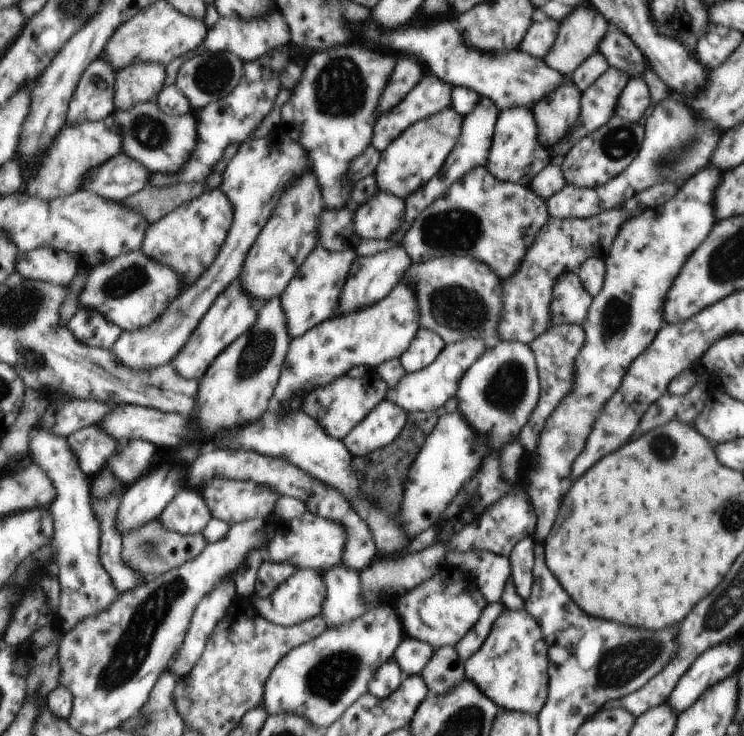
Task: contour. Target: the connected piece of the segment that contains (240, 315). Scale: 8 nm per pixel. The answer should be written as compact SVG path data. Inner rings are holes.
M240 280L233 282L229 286L229 290L225 290L225 294L221 298L217 298L217 306L213 306L213 310L209 310L209 314L205 316L205 322L201 322L201 326L197 328L197 334L193 334L193 338L187 342L187 346L179 354L179 358L175 362L177 372L185 378L201 380L205 376L207 368L215 362L215 358L252 328L257 313L267 301L253 298L246 293Z

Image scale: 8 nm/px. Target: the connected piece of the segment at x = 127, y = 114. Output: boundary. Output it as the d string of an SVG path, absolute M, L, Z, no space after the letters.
M147 101L133 108L117 111L113 116L124 134L124 153L143 163L153 173L179 173L194 157L200 132L198 114L194 111L181 116L167 114L156 101Z

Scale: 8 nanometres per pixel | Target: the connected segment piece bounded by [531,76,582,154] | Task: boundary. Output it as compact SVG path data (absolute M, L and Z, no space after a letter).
M571 78L559 85L543 100L533 105L531 112L537 126L537 138L549 154L549 147L555 146L580 116L581 91Z

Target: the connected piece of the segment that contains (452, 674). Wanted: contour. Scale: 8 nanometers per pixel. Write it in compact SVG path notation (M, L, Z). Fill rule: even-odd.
M444 646L435 650L419 675L427 687L428 694L444 695L465 680L464 661L457 656L453 647Z

